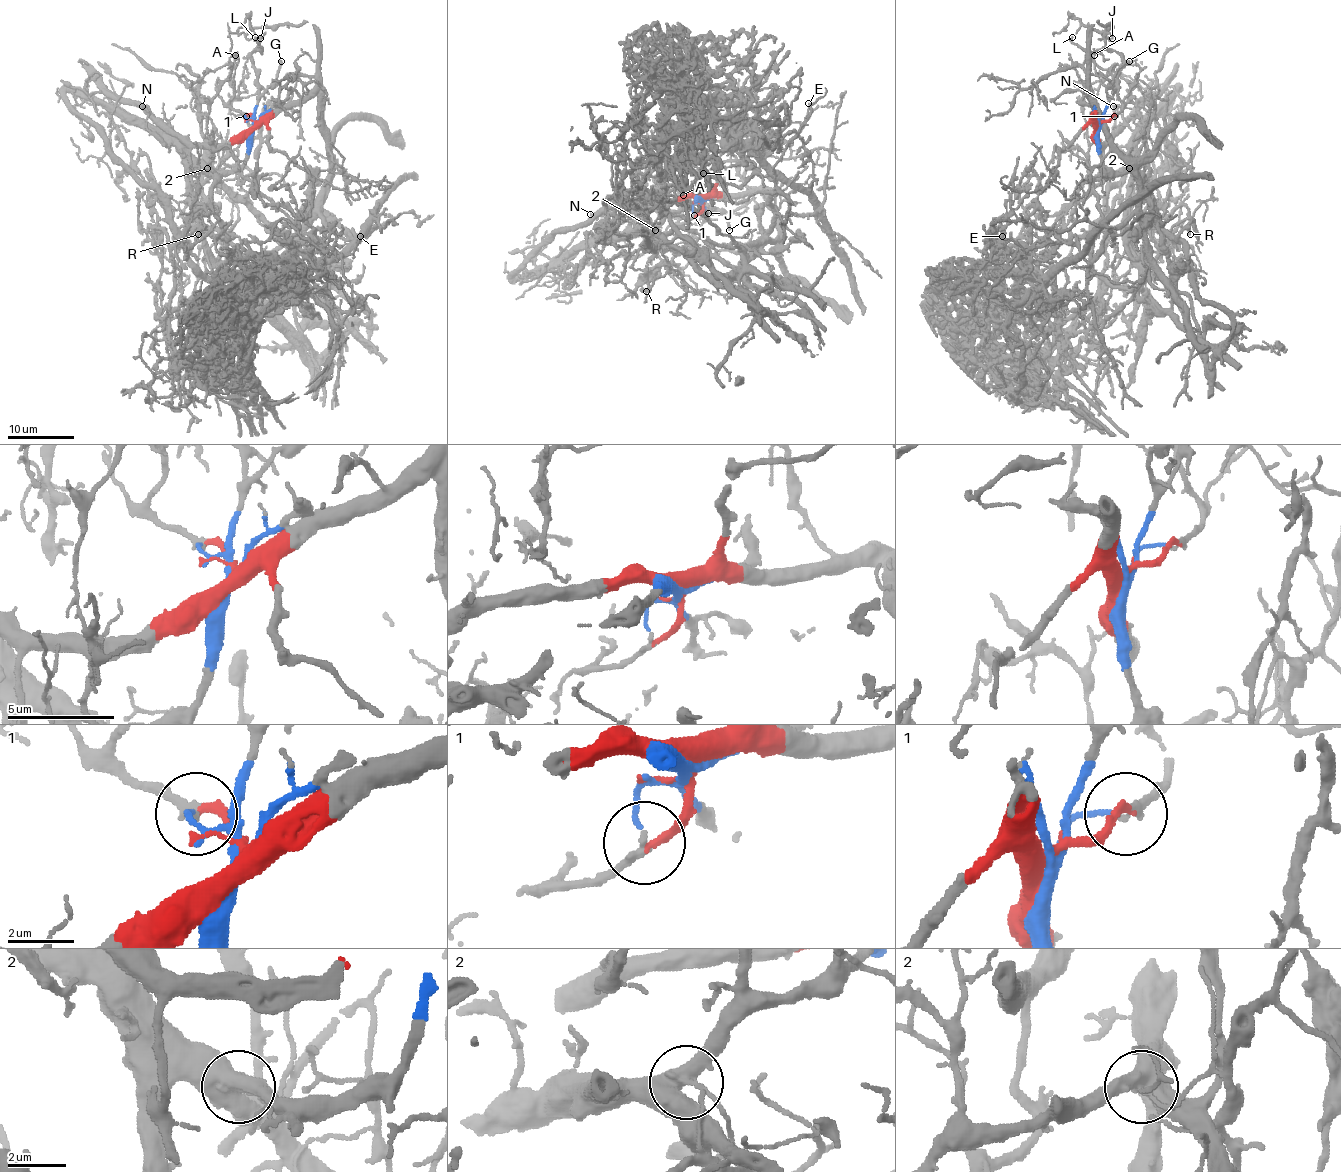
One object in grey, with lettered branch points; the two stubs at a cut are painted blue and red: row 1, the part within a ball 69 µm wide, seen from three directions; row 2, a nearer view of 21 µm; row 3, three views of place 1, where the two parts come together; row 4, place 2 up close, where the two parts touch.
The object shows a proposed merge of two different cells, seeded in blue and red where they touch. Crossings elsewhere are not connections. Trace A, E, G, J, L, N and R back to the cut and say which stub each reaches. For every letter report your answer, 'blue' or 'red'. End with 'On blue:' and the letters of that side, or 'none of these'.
A: red
E: red
G: blue
J: blue
L: blue
N: blue
R: blue
On blue: G, J, L, N, R

